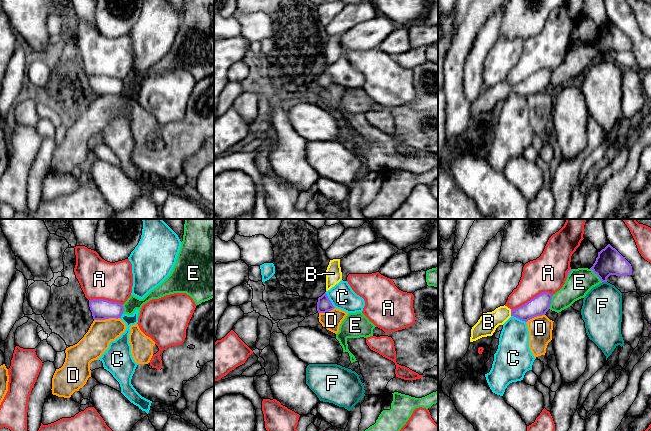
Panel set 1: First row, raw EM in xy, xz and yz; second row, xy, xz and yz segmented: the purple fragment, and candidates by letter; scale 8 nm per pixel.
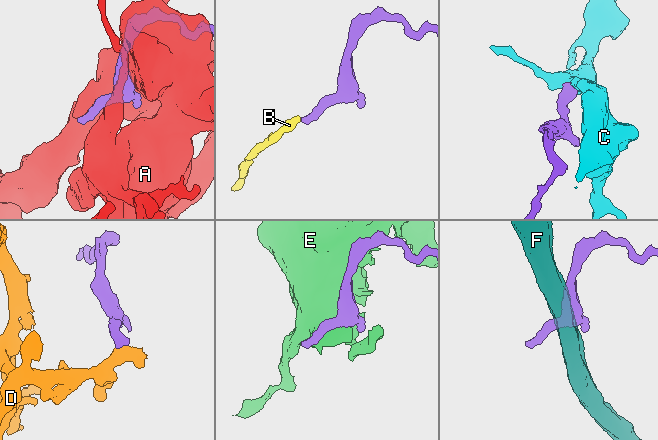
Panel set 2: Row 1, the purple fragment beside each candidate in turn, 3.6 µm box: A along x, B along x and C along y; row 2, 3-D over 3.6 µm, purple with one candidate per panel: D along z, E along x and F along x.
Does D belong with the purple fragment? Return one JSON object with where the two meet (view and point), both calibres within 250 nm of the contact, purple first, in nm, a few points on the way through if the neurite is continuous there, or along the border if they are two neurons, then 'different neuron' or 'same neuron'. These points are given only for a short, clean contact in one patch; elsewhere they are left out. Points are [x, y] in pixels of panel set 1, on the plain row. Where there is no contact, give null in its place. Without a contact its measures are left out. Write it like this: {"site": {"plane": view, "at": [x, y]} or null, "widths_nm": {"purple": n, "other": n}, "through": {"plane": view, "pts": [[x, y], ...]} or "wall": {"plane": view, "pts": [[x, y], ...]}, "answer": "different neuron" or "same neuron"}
{"site": {"plane": "xy", "at": [106, 94]}, "widths_nm": {"purple": 170, "other": 220}, "wall": {"plane": "xy", "pts": [[119, 93], [94, 96]]}, "answer": "different neuron"}

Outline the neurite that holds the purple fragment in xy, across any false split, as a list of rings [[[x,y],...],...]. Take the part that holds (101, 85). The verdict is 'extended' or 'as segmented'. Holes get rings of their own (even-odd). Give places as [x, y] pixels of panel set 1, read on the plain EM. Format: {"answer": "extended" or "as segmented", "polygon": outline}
{"answer": "as segmented", "polygon": [[[104,75],[89,76],[89,83],[94,96],[118,95],[124,87],[123,80]]]}

